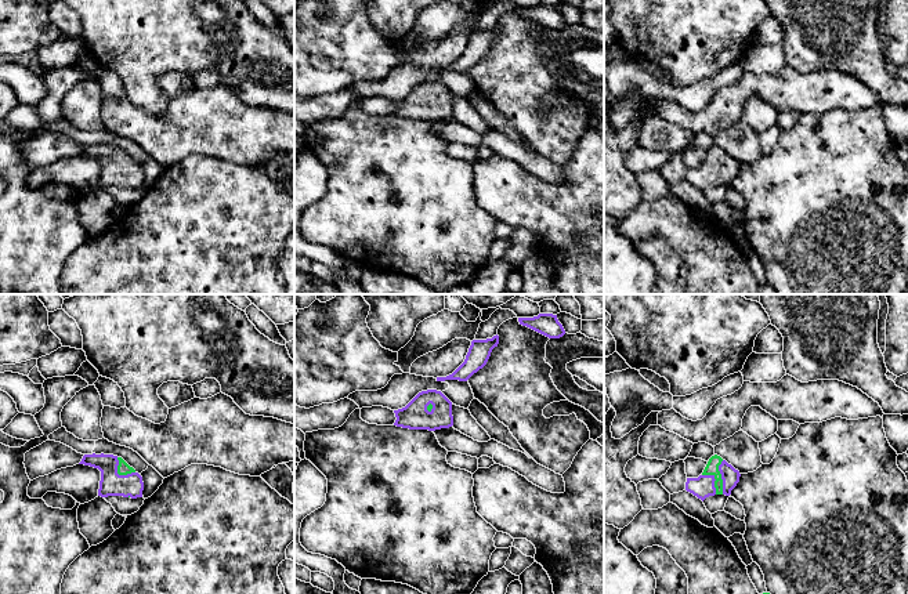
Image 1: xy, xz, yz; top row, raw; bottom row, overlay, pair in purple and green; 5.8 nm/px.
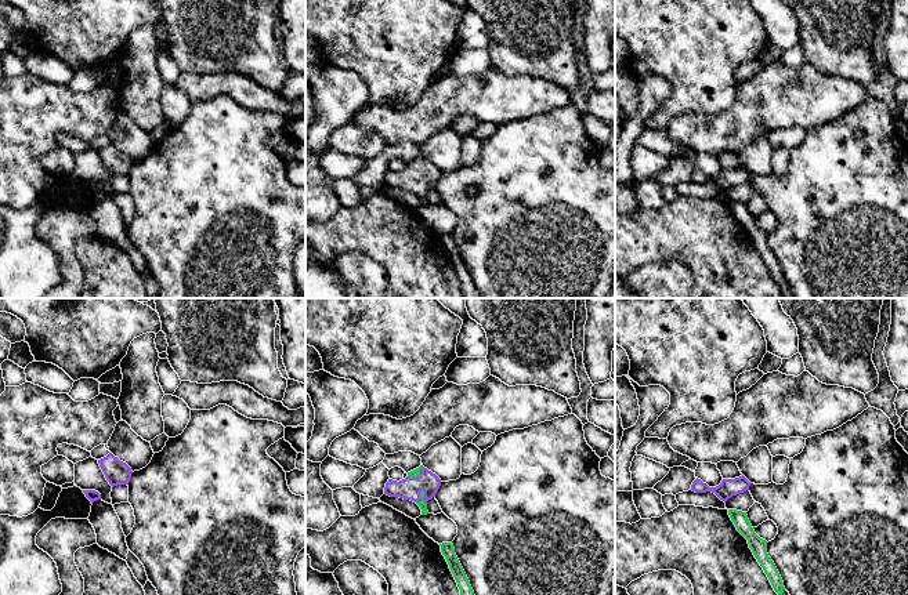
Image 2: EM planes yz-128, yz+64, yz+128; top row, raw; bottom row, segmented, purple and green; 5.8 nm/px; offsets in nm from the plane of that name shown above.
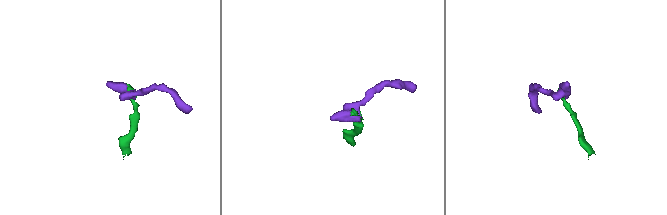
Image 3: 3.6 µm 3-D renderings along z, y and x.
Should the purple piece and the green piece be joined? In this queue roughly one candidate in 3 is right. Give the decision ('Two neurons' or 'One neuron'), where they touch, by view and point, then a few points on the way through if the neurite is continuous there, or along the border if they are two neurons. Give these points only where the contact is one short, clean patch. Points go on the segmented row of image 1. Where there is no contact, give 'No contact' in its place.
One neuron. Touches purple at yz (722, 477). Path across: yz (730, 475), (722, 477), (712, 467)

